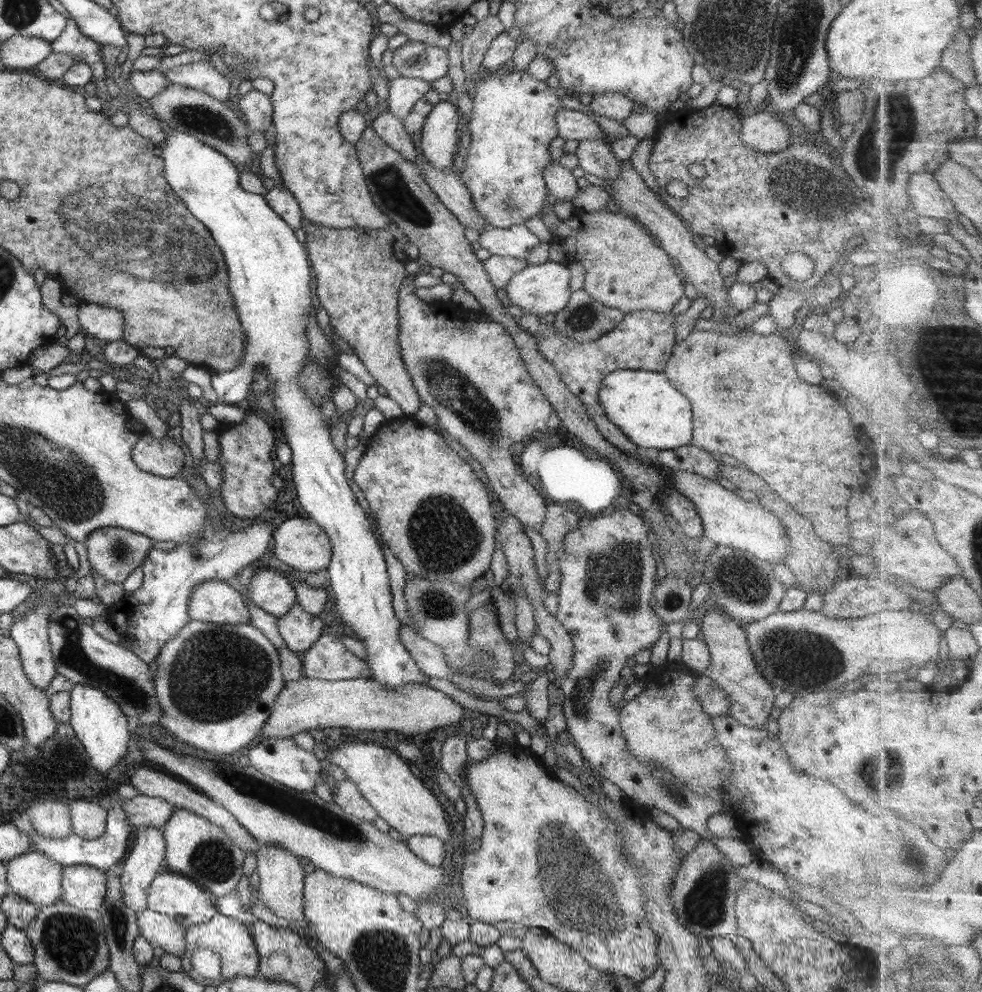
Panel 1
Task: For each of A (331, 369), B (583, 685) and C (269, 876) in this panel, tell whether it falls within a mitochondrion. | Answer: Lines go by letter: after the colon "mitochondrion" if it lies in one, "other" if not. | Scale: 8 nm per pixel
A: other
B: mitochondrion
C: other

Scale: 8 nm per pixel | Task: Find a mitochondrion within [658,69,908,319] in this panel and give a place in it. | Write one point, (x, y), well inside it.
(807, 187)

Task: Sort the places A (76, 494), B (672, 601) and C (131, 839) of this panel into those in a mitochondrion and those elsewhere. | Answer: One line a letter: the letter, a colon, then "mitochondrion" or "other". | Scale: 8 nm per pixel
A: mitochondrion
B: mitochondrion
C: other

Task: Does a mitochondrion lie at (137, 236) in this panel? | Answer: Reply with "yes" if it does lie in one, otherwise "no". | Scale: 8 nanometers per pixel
yes

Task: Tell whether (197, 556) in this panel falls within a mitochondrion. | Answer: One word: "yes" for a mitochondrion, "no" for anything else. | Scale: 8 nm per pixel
yes

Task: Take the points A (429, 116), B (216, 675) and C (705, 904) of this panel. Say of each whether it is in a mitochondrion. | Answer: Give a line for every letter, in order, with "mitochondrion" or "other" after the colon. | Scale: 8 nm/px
A: other
B: mitochondrion
C: mitochondrion

